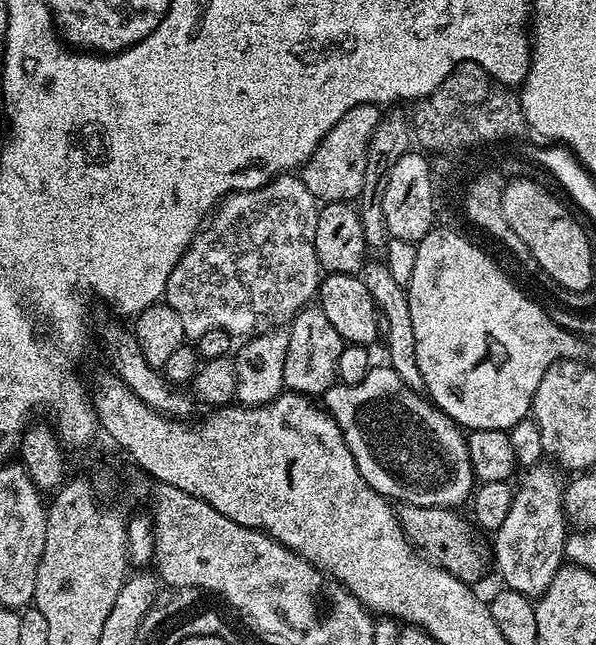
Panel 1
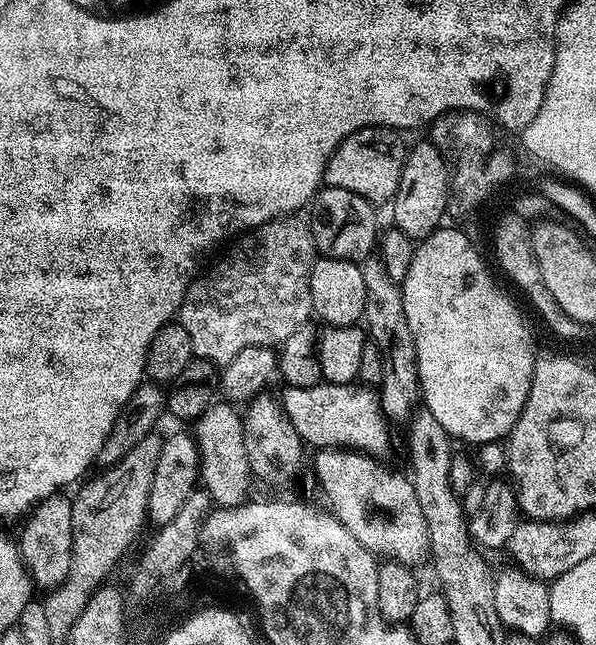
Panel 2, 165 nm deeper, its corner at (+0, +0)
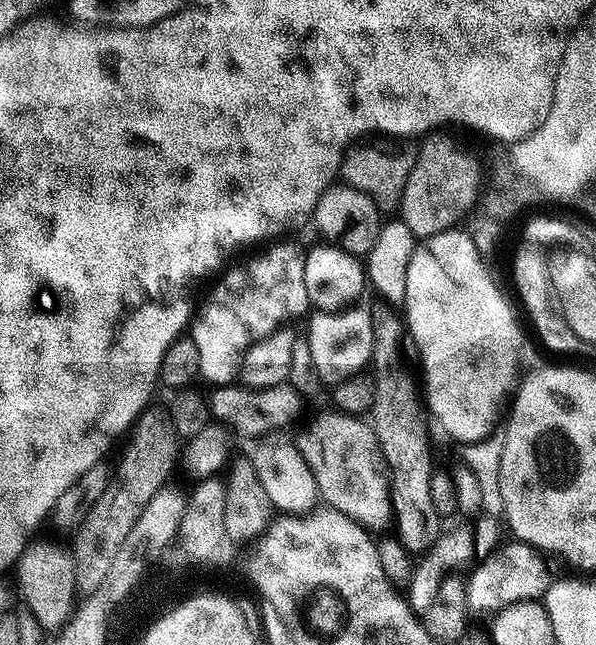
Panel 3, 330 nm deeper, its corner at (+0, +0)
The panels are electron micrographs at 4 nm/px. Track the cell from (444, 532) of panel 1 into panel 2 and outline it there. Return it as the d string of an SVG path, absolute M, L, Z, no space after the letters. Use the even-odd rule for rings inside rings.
M320 450L316 455L316 476L320 486L328 498L327 507L334 513L336 519L343 522L346 530L362 542L369 552L389 561L415 566L430 556L428 543L428 526L426 517L422 514L422 506L418 506L418 494L414 494L414 486L407 475L391 472L379 459L365 456L363 452L351 450Z

